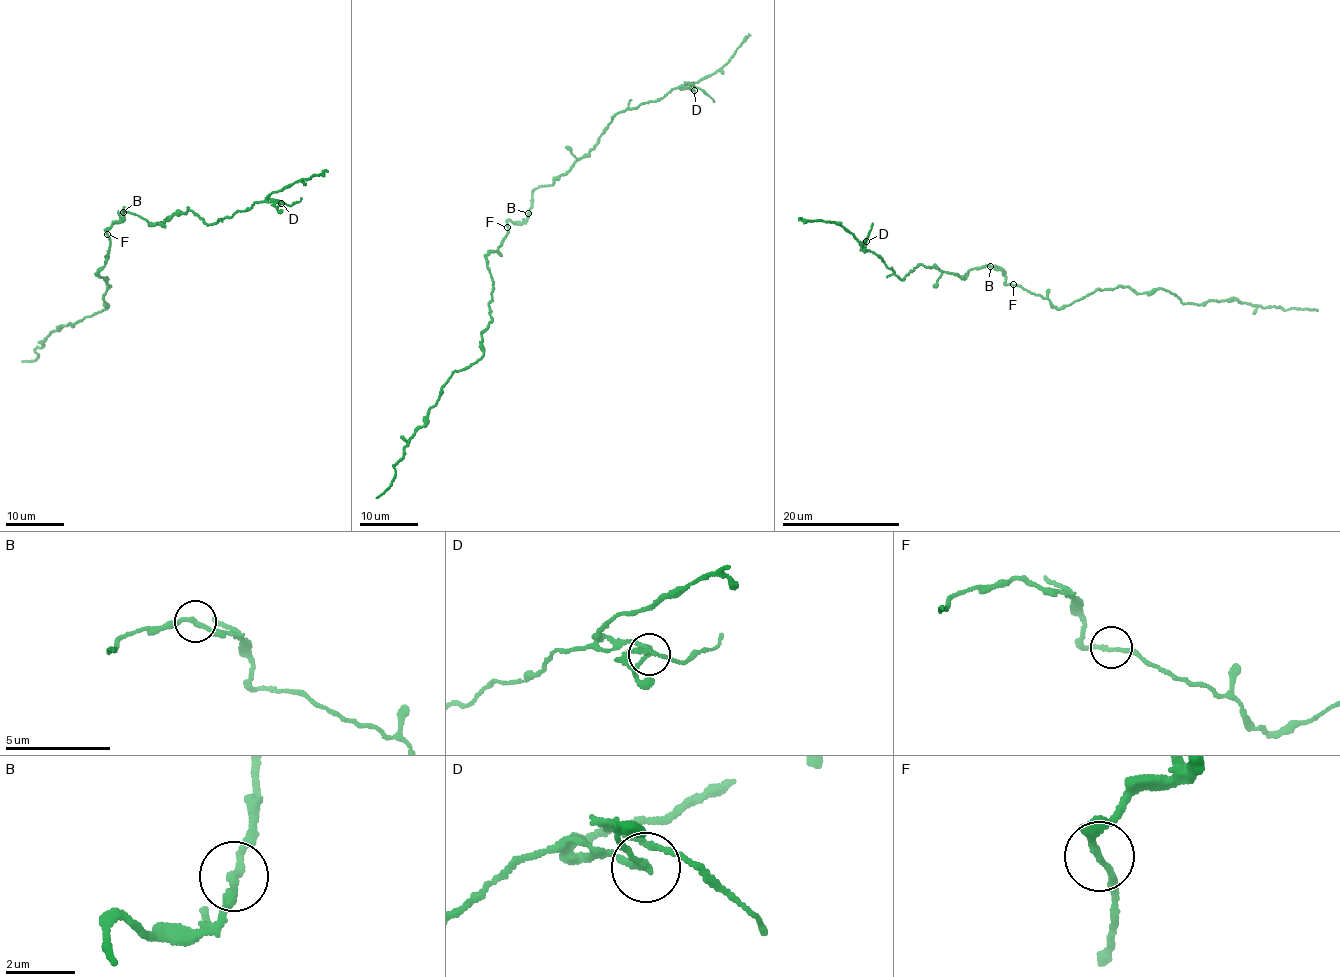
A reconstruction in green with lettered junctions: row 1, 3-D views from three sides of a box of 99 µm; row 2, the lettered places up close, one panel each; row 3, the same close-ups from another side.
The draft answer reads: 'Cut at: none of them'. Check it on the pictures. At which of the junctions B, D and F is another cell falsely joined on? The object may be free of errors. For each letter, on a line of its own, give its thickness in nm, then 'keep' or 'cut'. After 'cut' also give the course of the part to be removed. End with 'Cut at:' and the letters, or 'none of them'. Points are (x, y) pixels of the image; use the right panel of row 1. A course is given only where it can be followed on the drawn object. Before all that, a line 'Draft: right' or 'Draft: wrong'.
Draft: wrong
B: 200 nm | keep
D: 200 nm | cut | (866, 240), (873, 223)
F: 180 nm | keep
Cut at: D

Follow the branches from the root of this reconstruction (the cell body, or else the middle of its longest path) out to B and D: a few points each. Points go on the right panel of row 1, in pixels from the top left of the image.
B: (1013, 286), (1006, 283), (1002, 271), (990, 266)
D: (1013, 286), (988, 265), (964, 277), (921, 265), (901, 279), (865, 249), (866, 240)

